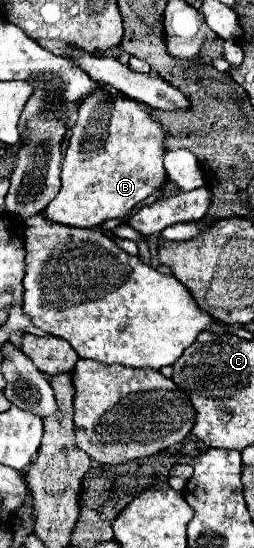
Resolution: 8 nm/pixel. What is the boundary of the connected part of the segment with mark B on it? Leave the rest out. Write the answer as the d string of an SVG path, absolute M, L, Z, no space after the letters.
M105 88L95 90L79 106L79 118L71 130L69 146L61 166L63 186L43 212L45 218L53 222L77 228L95 228L109 218L123 220L131 214L133 208L137 208L147 196L157 192L167 180L163 168L163 154L167 152L163 140L167 136L167 130L161 126L157 116L149 110L107 110L105 94Z

